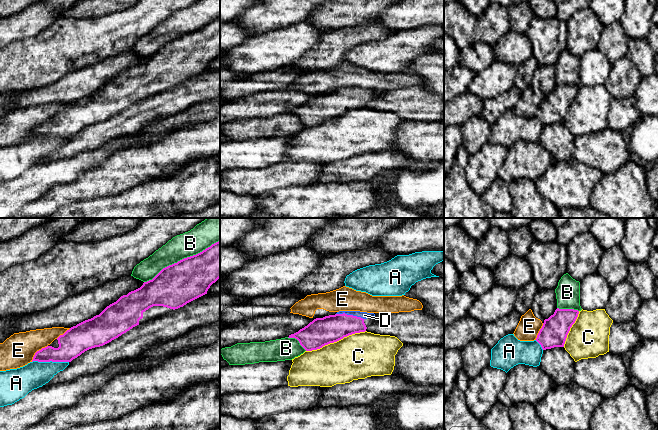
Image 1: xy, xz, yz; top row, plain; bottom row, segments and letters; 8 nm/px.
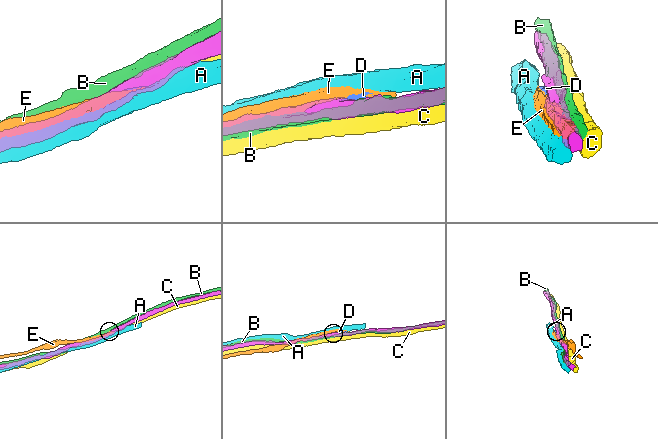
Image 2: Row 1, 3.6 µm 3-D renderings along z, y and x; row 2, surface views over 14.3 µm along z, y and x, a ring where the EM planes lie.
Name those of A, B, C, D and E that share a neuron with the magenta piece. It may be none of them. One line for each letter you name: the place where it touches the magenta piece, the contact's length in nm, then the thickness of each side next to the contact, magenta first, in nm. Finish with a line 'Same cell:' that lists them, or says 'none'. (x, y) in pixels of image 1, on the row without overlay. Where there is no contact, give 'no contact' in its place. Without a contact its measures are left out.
Same cell: none

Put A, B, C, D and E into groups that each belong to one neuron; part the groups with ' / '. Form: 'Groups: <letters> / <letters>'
Groups: A / B / C / D E

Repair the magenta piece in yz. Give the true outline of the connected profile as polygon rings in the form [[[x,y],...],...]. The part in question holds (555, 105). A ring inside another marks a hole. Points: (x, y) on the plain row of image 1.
[[[557,84],[553,91],[545,95],[536,114],[542,125],[564,123],[567,111],[578,90],[578,86]]]

